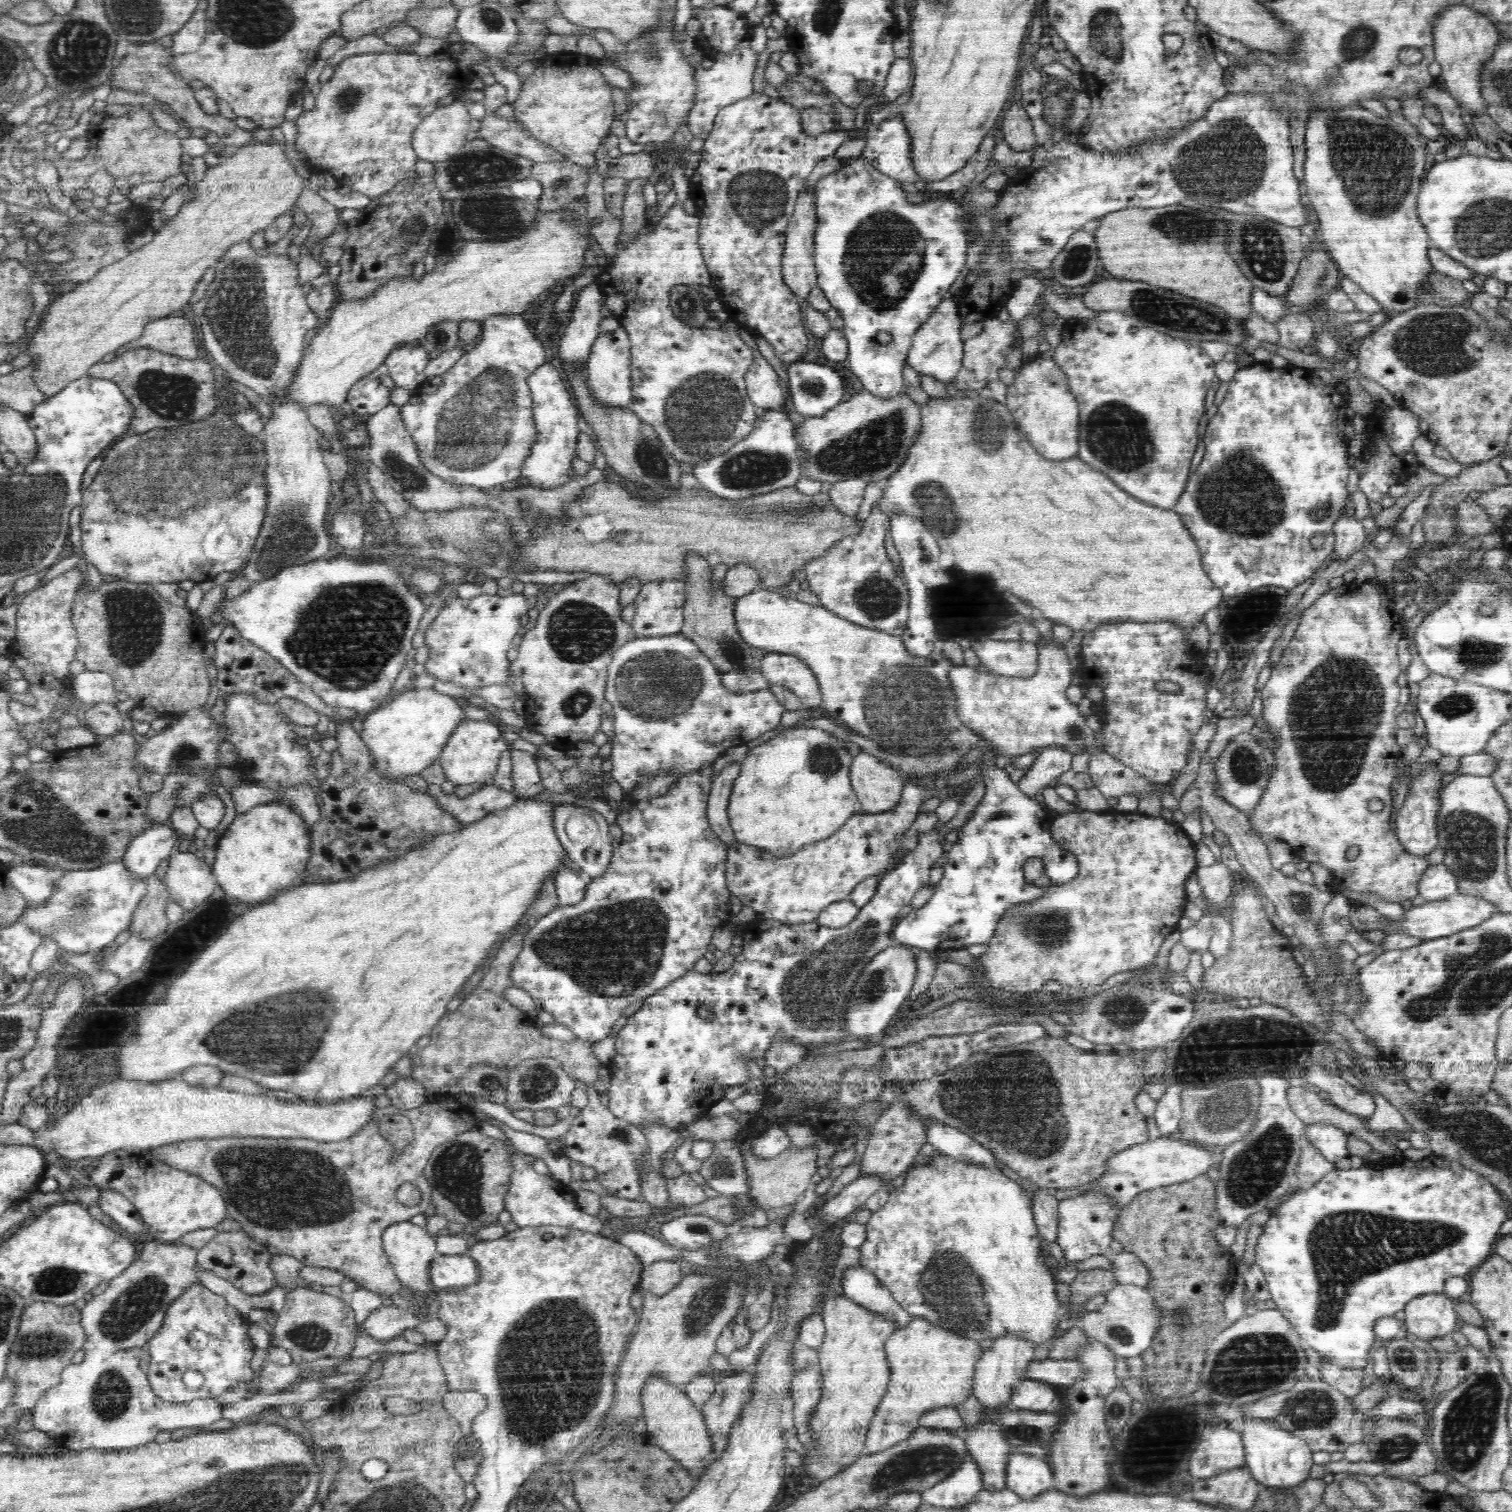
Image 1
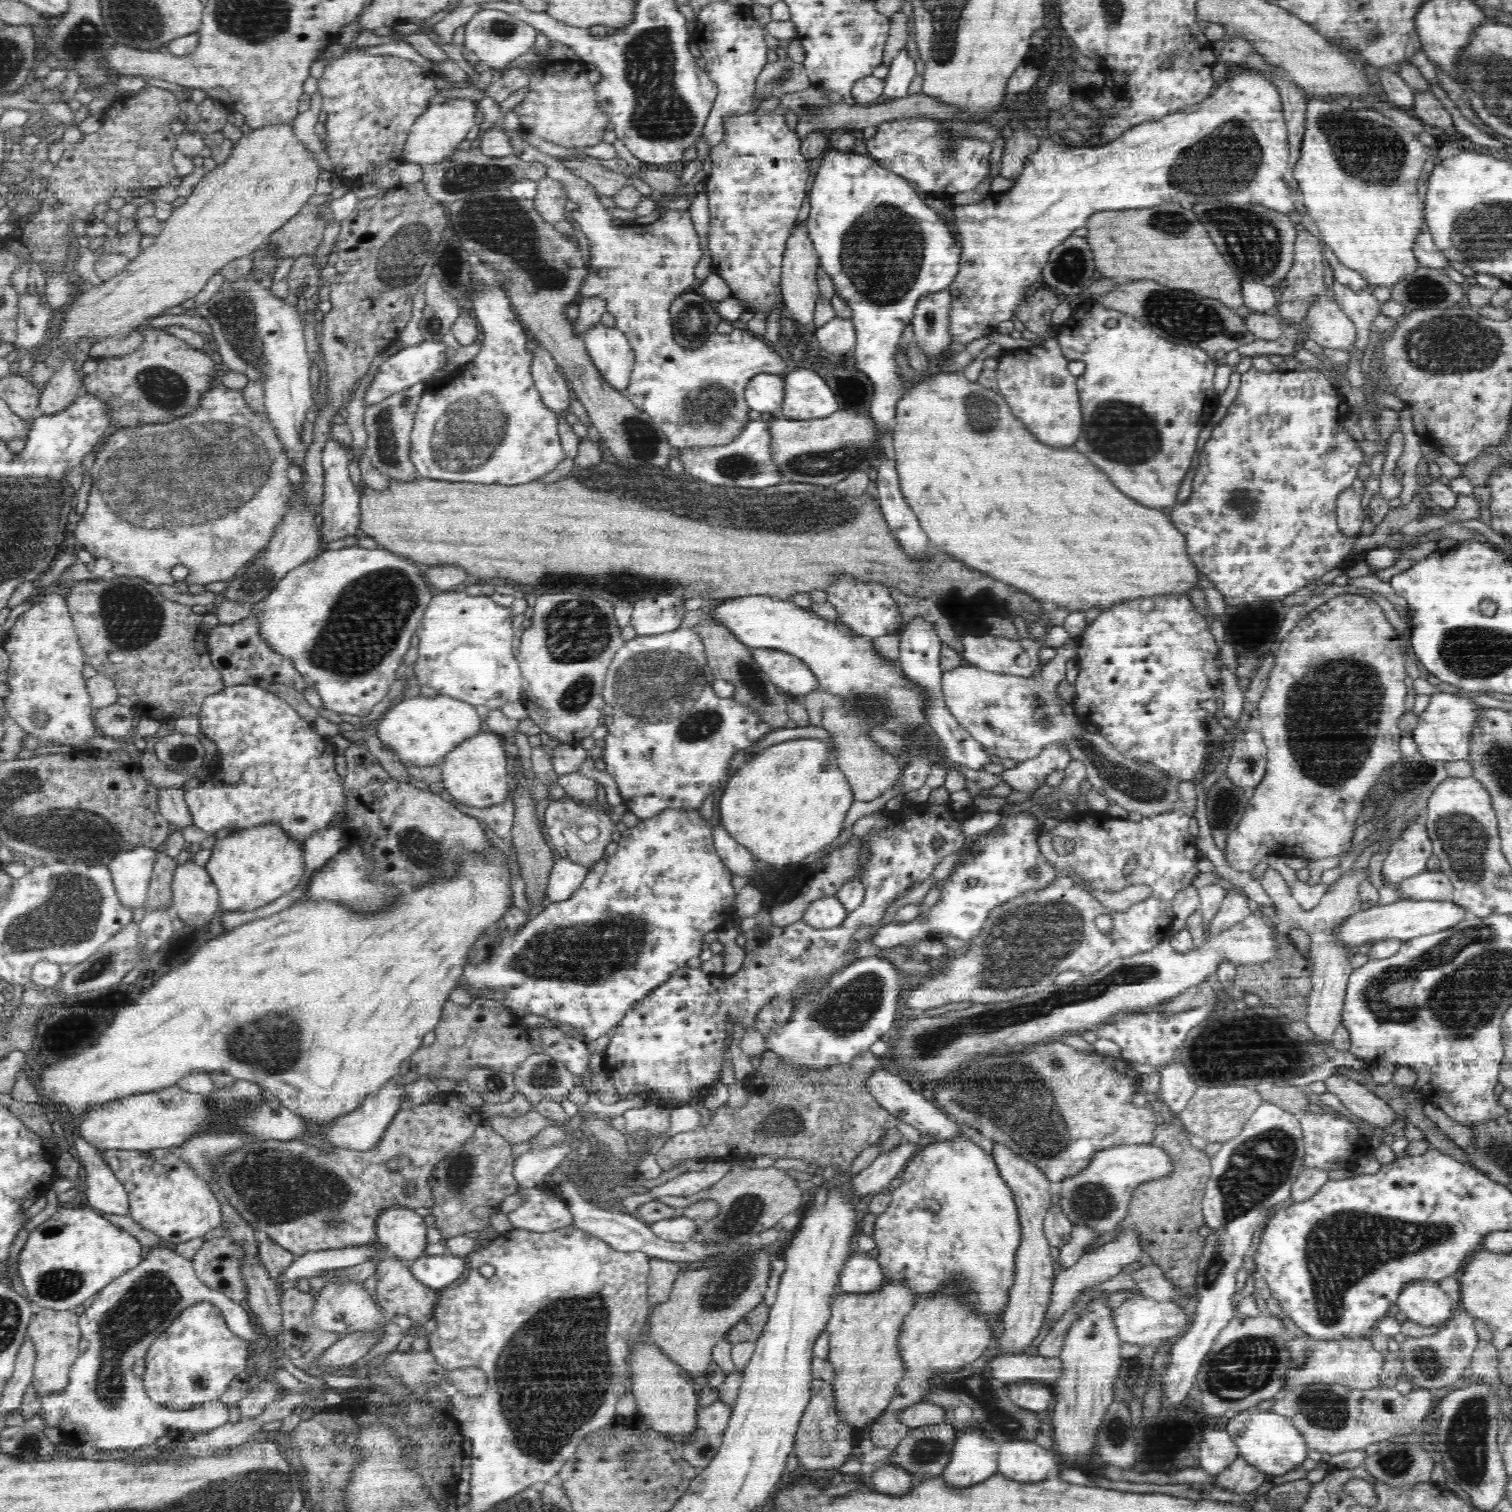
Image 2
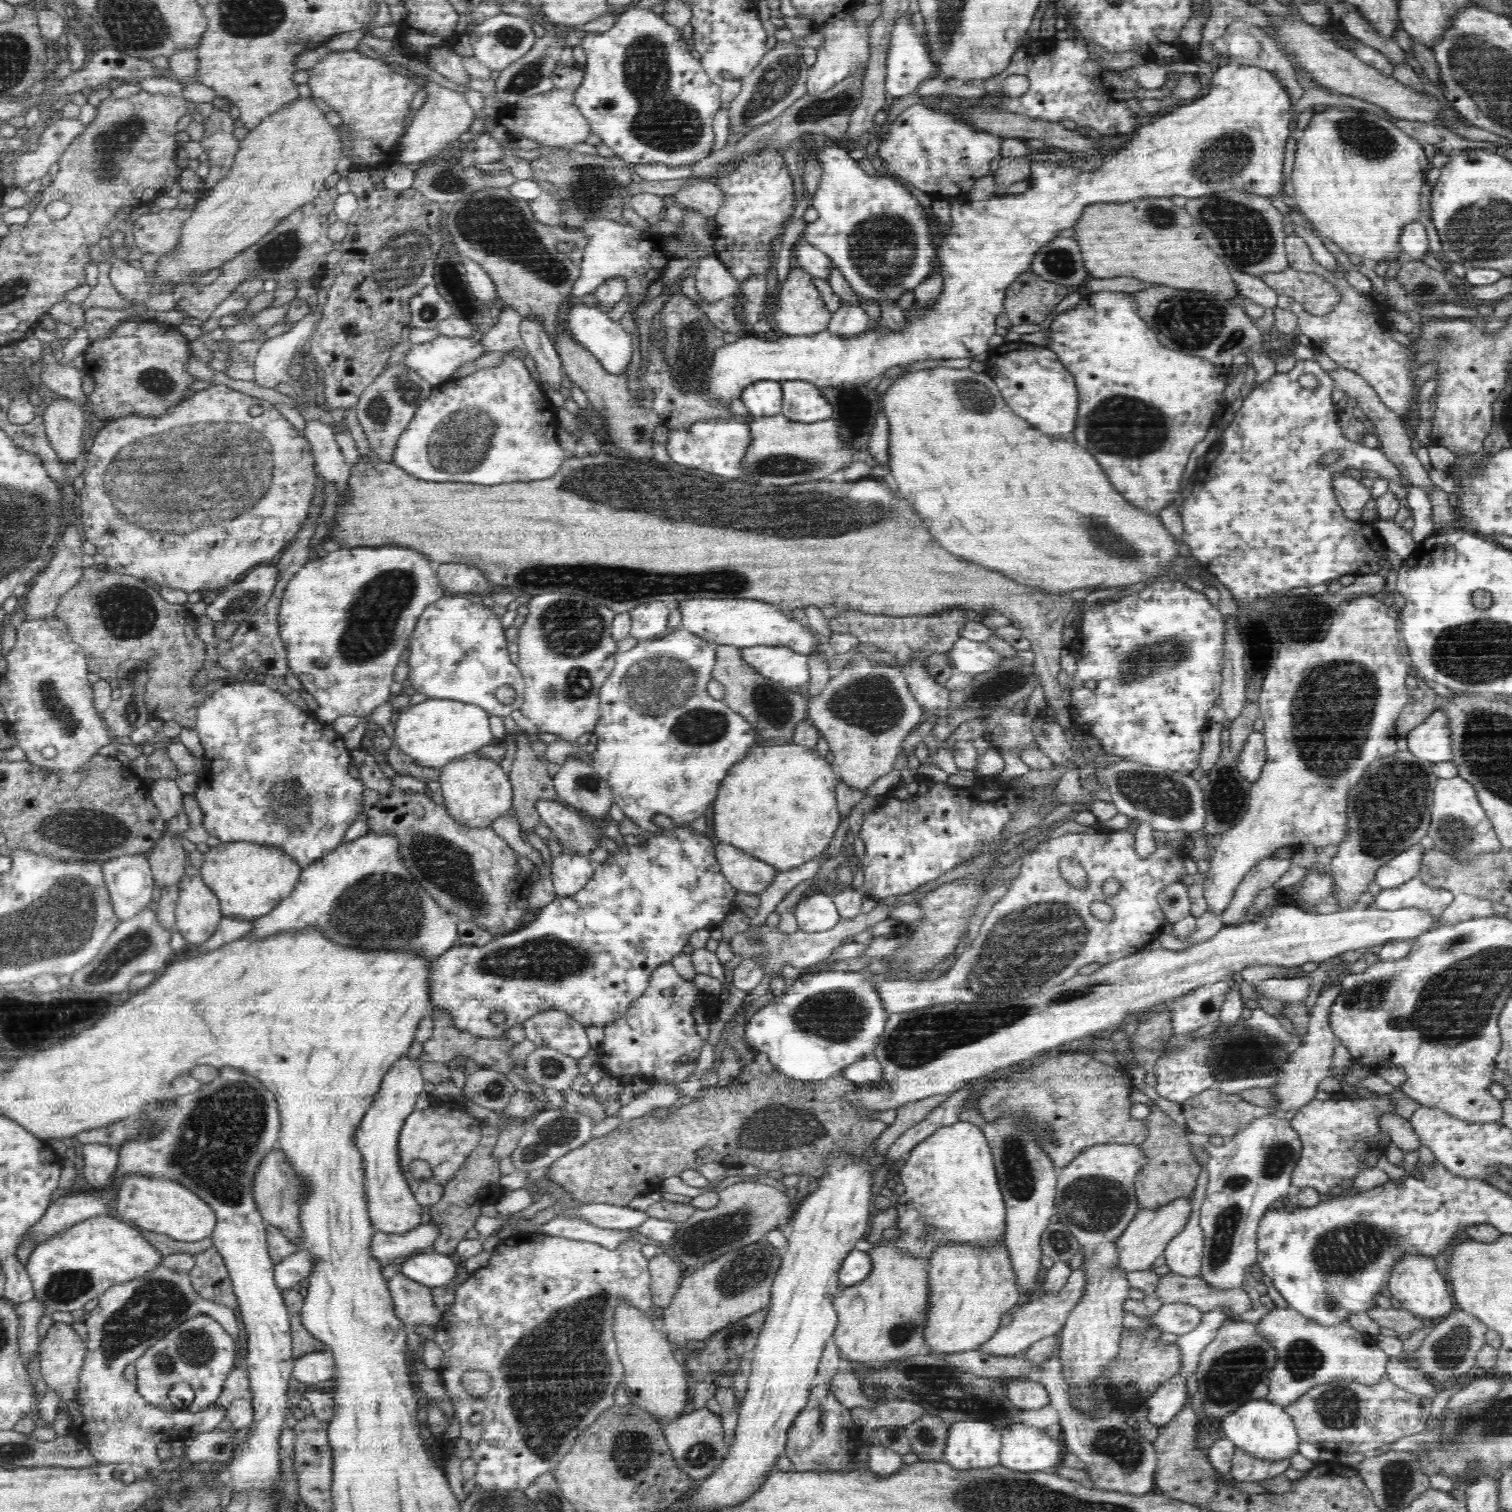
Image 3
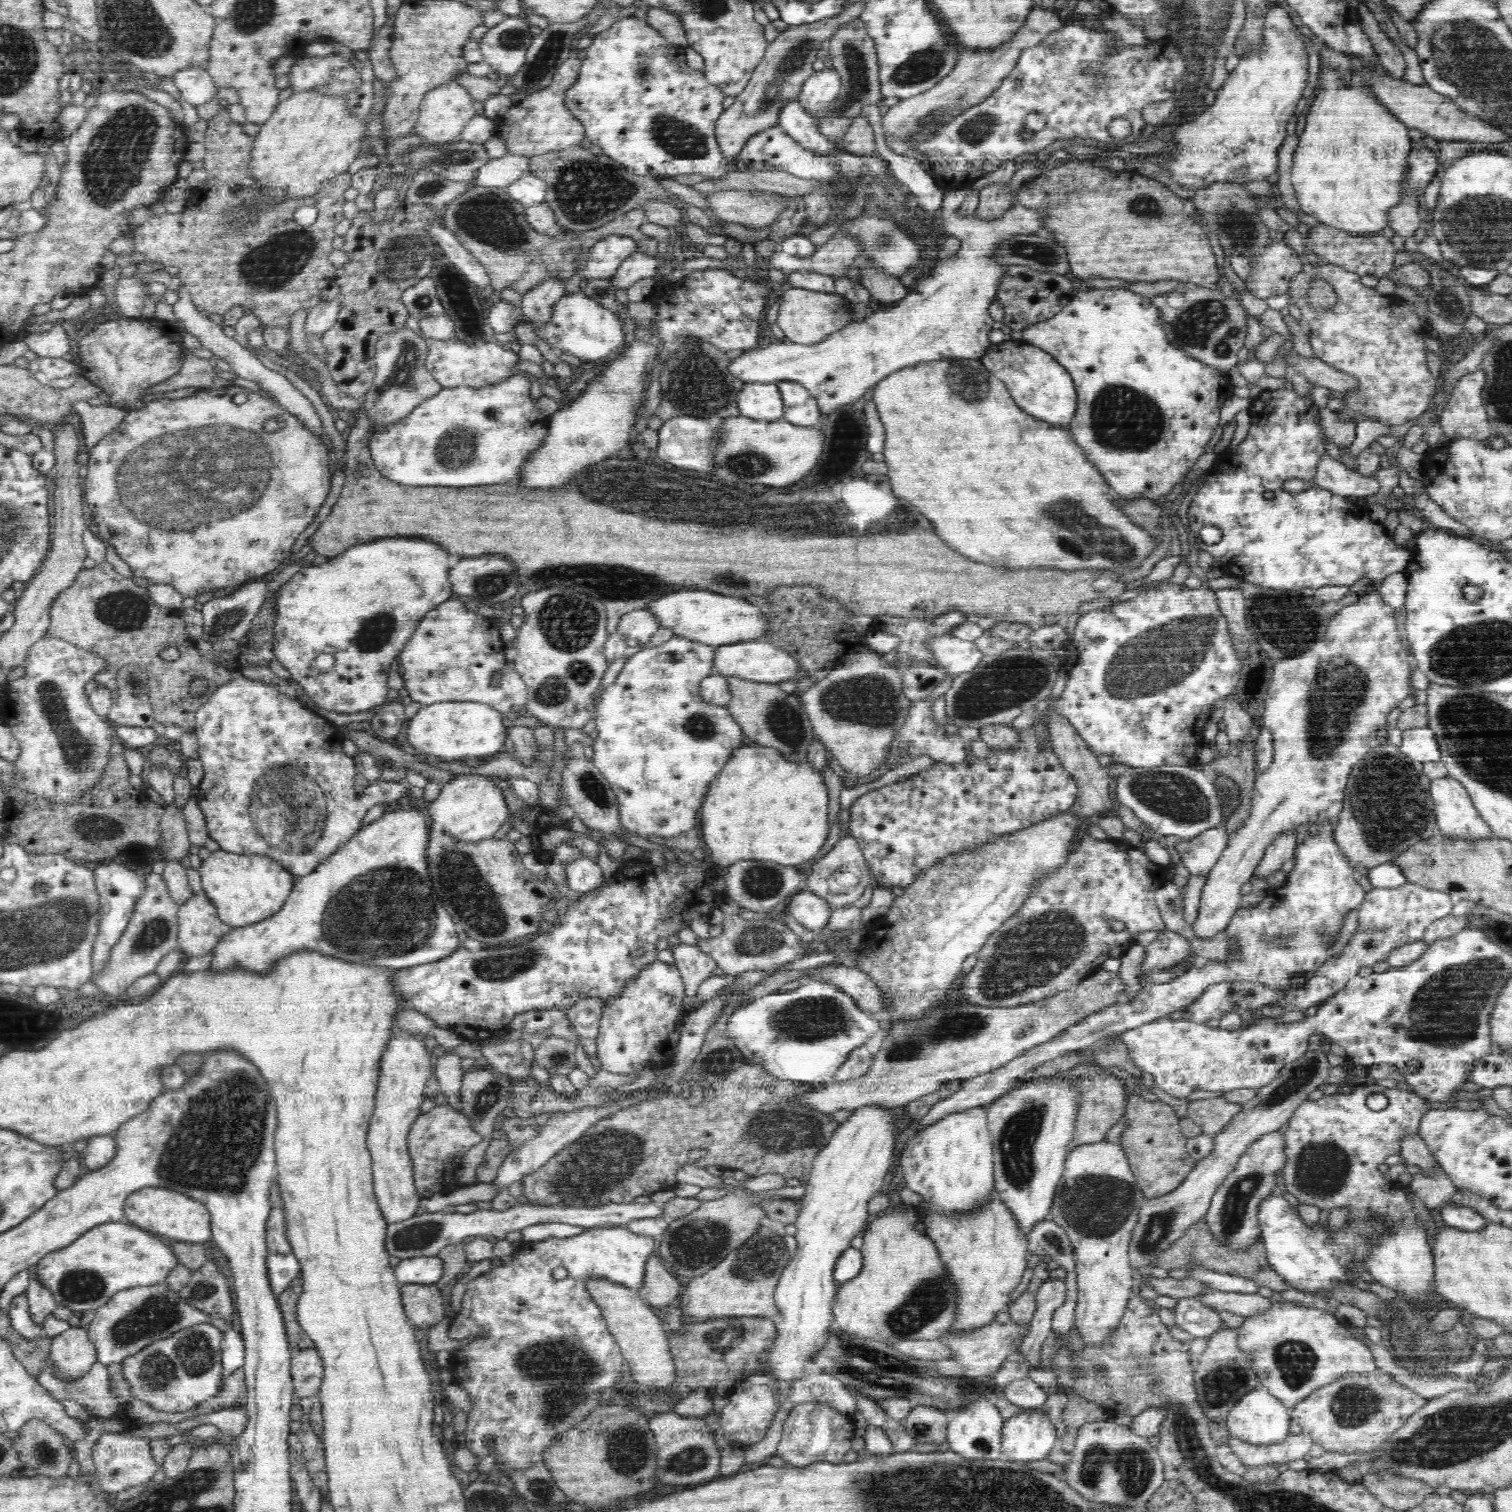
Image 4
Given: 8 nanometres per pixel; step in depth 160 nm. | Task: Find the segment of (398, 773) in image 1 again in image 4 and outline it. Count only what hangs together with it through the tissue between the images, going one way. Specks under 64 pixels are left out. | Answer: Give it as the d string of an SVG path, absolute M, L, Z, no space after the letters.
M440 701L423 705L409 720L408 743L422 754L438 756L455 764L456 760L465 761L470 757L485 759L505 748L507 736L503 718L502 713L490 705L472 701Z

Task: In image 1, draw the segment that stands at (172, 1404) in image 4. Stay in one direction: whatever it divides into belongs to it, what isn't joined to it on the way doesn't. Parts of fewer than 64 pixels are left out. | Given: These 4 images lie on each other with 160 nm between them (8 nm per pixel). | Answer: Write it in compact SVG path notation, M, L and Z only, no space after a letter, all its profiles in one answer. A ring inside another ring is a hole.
M192 1284L186 1287L180 1296L173 1298L168 1312L165 1313L164 1322L149 1342L150 1364L147 1379L151 1384L151 1389L156 1396L160 1396L166 1401L184 1403L196 1400L198 1397L214 1399L232 1388L237 1382L248 1383L255 1380L258 1372L252 1371L250 1367L255 1343L251 1340L249 1332L250 1320L243 1316L243 1313L240 1313L234 1305L228 1304L228 1301L219 1293L212 1292L205 1286L193 1286ZM188 1370L198 1370L204 1376L204 1382L199 1389L191 1390L184 1385L182 1376Z

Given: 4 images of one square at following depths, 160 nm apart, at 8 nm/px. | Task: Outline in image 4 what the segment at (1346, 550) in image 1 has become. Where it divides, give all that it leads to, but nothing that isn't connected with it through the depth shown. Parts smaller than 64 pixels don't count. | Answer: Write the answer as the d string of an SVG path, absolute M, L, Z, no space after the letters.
M1332 456L1325 457L1317 468L1315 484L1345 498L1354 504L1362 499L1377 497L1380 482L1374 477L1364 477L1357 471L1353 472Z

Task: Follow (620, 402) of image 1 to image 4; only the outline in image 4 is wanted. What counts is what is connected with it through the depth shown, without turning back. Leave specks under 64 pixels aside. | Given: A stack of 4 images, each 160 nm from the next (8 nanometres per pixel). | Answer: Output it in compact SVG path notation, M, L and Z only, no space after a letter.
M584 291L564 293L554 306L550 323L542 332L534 331L548 342L555 351L568 352L582 361L607 360L625 347L625 331L622 320L615 312L604 308L600 303L590 299Z

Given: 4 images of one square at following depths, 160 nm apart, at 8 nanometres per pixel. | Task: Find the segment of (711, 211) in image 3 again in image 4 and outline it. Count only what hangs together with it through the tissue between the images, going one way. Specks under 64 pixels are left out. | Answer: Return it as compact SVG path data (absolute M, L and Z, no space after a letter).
M756 189L712 192L706 194L706 199L723 222L736 222L754 229L771 225L788 208L788 197L771 198Z

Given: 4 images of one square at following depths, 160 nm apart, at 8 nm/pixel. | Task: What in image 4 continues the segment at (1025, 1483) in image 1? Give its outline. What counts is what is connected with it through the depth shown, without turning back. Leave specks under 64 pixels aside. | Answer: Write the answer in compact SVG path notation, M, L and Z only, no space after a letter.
M1041 1408L1022 1411L1005 1422L1002 1430L1002 1457L1014 1463L1027 1463L1046 1460L1048 1454L1059 1445L1056 1428Z

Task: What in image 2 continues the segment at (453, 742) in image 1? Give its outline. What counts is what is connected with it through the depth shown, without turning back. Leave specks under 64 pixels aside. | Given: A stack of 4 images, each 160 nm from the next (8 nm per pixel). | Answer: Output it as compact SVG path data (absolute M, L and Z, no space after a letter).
M483 727L444 756L440 764L441 782L456 803L466 804L472 808L490 808L506 800L506 794L508 794L507 765L511 760L502 748L502 740L496 734L492 734L490 729Z

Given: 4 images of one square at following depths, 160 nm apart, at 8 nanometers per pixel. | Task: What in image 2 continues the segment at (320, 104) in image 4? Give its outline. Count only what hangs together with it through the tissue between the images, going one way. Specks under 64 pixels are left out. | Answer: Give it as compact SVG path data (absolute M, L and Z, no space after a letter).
M292 123L283 125L282 127L264 127L260 129L254 129L250 134L243 135L240 140L237 140L233 146L230 156L224 161L224 164L216 166L213 171L208 172L196 186L194 186L192 192L187 196L186 202L174 209L168 219L164 221L164 228L161 229L160 234L156 236L155 242L151 247L144 250L140 250L137 256L129 261L126 268L122 269L120 273L114 274L114 276L108 278L108 282L104 286L98 286L98 288L92 288L88 292L84 292L76 304L70 308L70 312L66 314L66 320L64 320L64 326L60 330L60 340L64 342L64 346L68 348L74 348L74 344L84 338L84 336L92 336L92 338L106 338L106 340L120 340L124 338L112 338L112 336L126 336L130 334L132 330L136 330L144 320L152 318L152 316L158 316L162 314L167 308L181 305L185 300L196 296L199 292L202 292L204 285L217 274L217 271L229 264L230 261L240 258L240 256L246 256L250 252L254 252L256 248L260 249L267 244L270 240L270 235L276 232L279 228L282 228L292 216L296 216L300 209L308 202L308 199L316 192L316 182L321 178L321 167L318 165L318 161L314 157L314 154L310 149L297 138L293 130Z

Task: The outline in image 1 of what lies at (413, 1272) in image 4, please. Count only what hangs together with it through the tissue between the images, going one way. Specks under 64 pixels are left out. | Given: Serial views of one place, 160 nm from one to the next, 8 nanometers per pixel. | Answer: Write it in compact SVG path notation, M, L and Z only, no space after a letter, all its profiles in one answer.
M469 1254L438 1255L429 1269L432 1286L440 1290L470 1287L479 1280L480 1268Z

